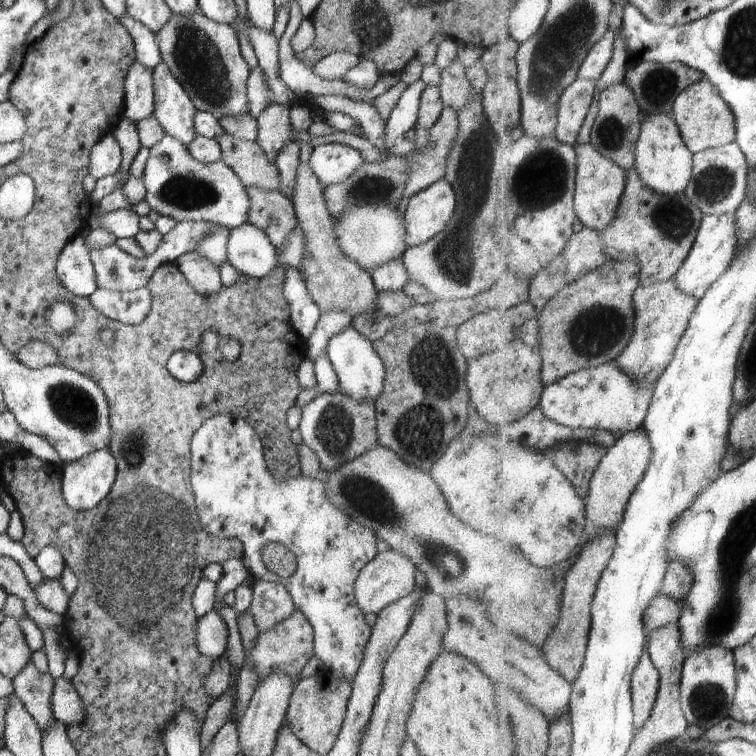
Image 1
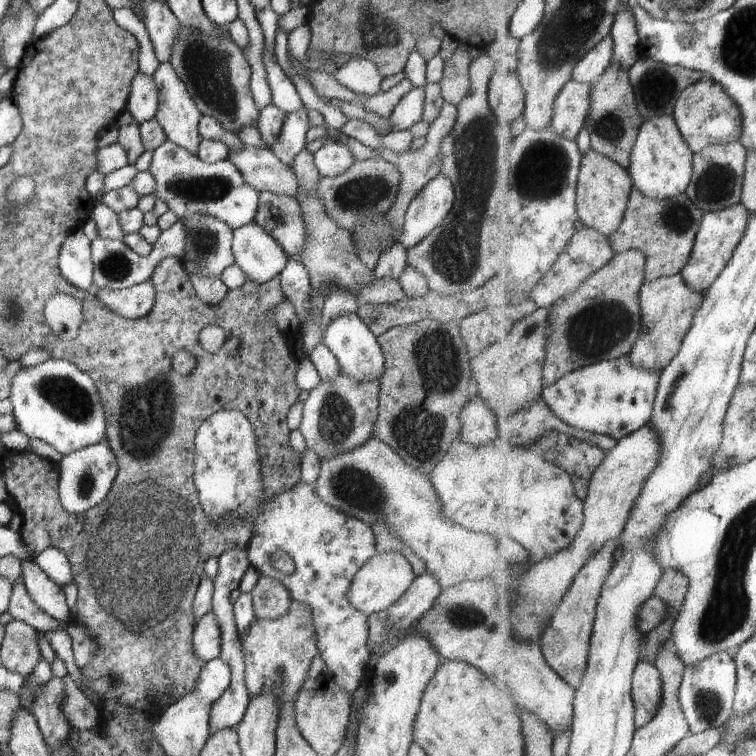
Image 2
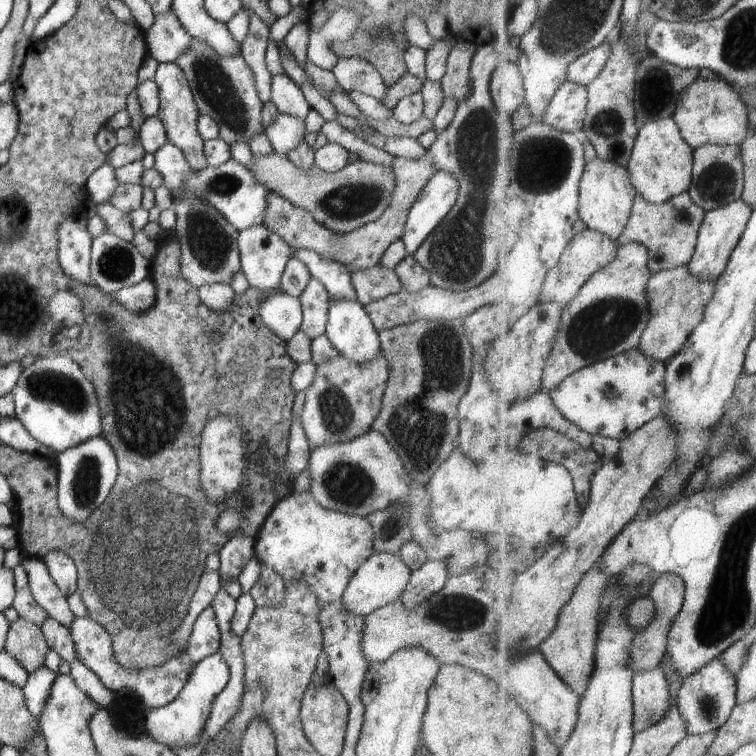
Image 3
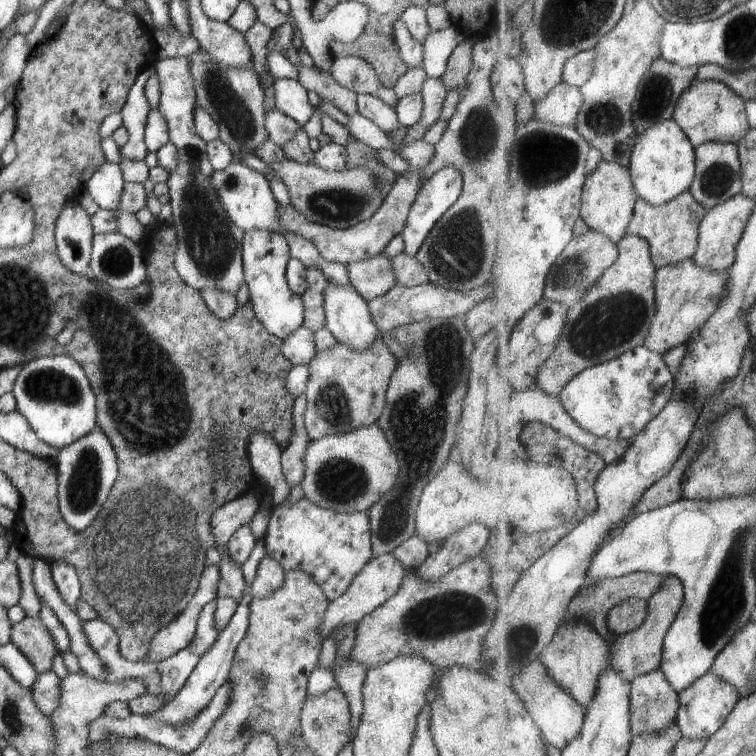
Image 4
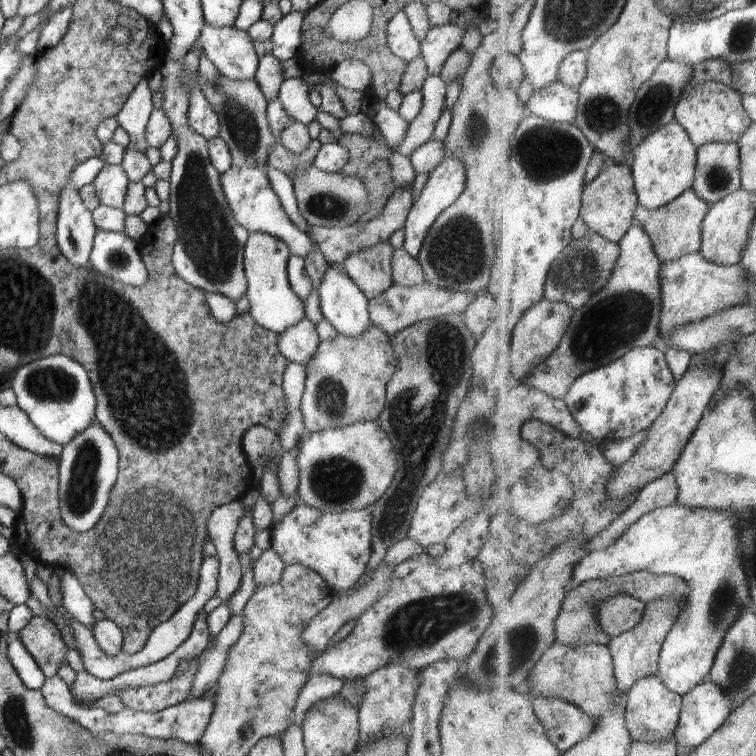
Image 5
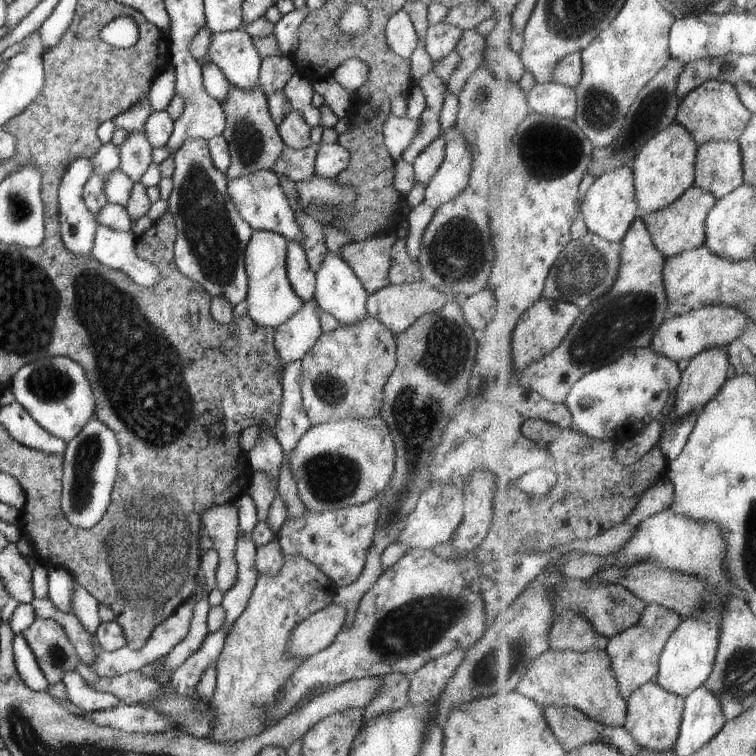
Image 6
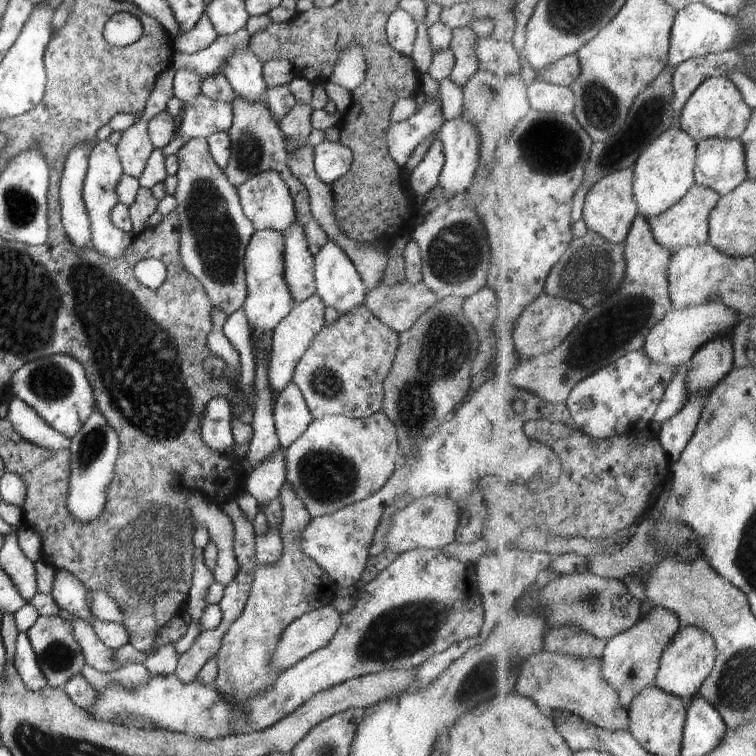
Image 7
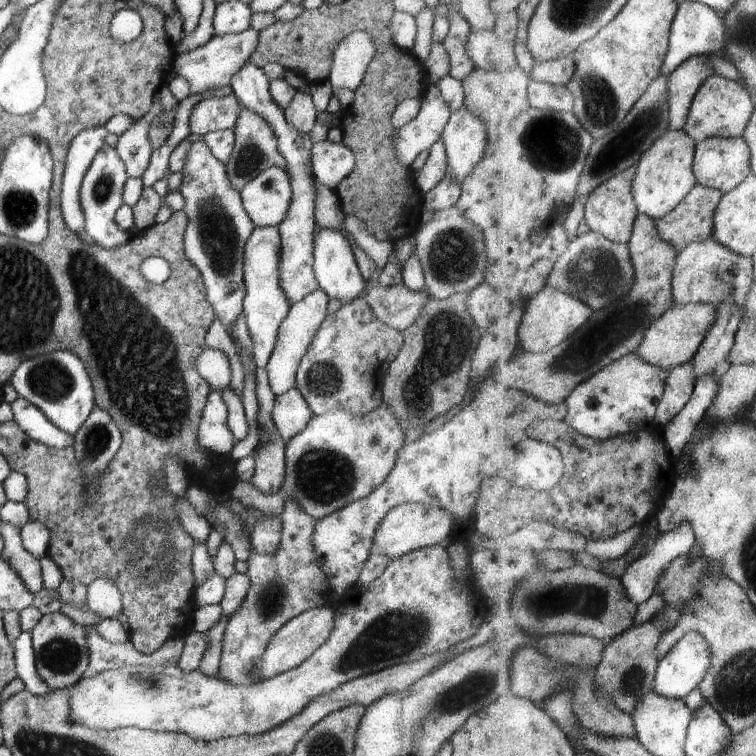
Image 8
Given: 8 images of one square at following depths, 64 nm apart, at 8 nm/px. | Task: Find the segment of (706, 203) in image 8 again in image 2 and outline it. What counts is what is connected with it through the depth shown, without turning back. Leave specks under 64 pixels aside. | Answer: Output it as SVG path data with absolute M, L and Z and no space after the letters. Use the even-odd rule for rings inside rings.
M635 186L626 218L620 230L611 237L615 256L631 250L642 250L648 256L647 282L663 279L664 276L676 276L692 260L704 217L704 209L688 193L668 200L658 200L646 196L639 186Z

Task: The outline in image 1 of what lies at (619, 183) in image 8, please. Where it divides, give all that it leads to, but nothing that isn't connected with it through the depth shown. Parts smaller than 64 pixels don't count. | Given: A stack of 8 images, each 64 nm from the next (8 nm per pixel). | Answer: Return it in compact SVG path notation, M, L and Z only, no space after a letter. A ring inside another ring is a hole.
M591 142L577 143L576 152L579 152L579 176L575 205L579 219L586 227L604 232L618 218L624 195L627 194L629 172L601 153Z

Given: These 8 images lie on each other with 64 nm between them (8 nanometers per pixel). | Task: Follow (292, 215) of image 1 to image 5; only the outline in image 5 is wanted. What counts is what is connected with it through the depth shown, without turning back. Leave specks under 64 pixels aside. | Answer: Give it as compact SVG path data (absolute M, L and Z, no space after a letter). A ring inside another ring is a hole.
M408 184L401 188L395 188L392 196L388 198L388 202L384 204L382 212L364 224L355 223L345 227L308 226L305 233L312 242L318 244L318 250L322 252L322 256L330 265L341 265L348 256L355 255L358 250L372 248L378 242L388 240L394 232L400 230L404 226L413 202L412 184Z

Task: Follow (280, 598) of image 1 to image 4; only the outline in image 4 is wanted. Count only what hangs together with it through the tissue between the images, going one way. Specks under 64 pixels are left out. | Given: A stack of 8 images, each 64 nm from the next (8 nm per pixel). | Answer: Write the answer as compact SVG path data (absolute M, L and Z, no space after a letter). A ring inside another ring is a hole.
M264 556L258 566L253 584L247 591L256 600L258 598L268 598L270 594L282 588L284 579L285 572L282 570L282 566L274 558Z

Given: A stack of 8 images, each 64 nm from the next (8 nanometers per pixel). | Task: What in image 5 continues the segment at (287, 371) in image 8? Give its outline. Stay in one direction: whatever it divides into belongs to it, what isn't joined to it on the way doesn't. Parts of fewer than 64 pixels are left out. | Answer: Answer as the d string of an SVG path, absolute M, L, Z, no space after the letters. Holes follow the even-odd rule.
M304 315L298 324L278 335L278 350L288 362L305 365L314 356L319 340L316 326Z

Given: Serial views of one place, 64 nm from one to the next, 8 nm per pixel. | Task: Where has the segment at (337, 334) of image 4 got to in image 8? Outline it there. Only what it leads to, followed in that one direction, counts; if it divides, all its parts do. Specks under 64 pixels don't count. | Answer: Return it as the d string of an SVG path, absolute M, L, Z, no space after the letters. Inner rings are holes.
M320 228L316 232L316 240L313 240L313 267L318 286L328 294L328 300L337 299L342 305L350 304L352 300L364 295L369 287L369 282L360 274L346 236L340 230Z

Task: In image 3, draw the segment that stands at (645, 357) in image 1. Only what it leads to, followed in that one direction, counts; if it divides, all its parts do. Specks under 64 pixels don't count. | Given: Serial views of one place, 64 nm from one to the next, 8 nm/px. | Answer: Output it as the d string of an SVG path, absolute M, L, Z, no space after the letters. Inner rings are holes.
M688 266L653 274L651 283L648 284L648 300L651 300L652 318L644 333L640 350L650 360L658 360L668 365L684 350L693 332L704 320L704 314L708 306L712 304L712 298L716 296L716 286L718 286L718 281L700 280L698 276L692 274L692 269Z

